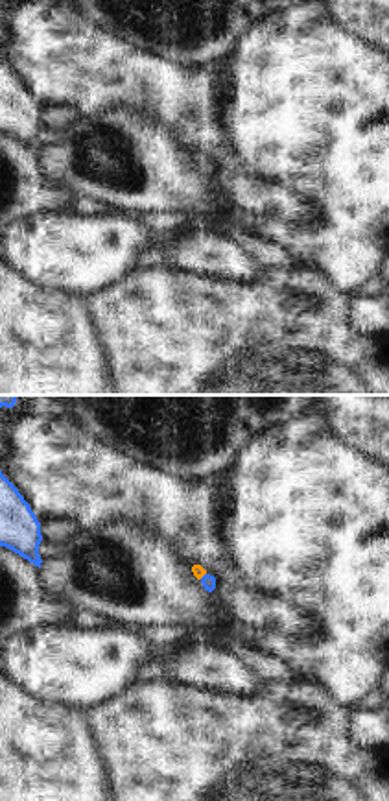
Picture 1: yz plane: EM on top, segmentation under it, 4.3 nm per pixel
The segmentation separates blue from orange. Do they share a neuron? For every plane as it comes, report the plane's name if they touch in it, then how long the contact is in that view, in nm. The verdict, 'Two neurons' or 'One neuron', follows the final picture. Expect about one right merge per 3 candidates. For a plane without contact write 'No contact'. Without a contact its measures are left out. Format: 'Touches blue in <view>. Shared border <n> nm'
Touches blue in yz. Shared border 40 nm.

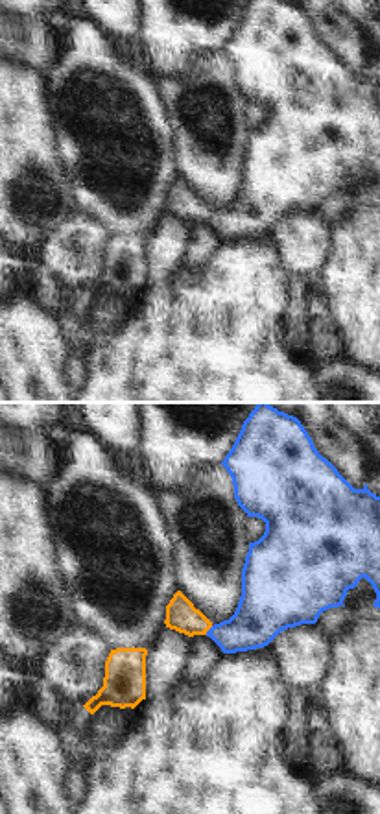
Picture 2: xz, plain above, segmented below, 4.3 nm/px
Touches blue in xz. Shared border 50 nm.

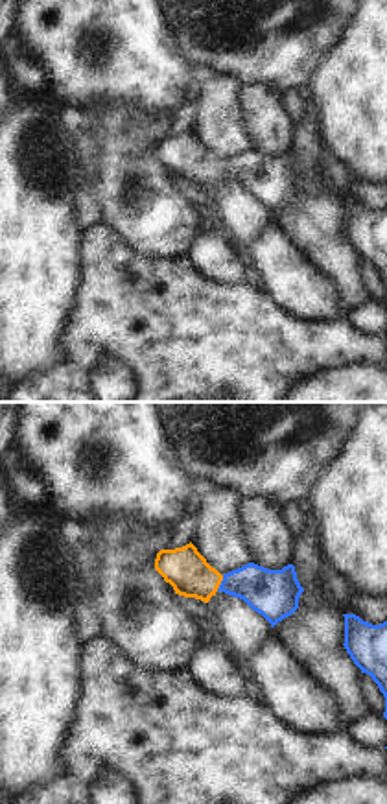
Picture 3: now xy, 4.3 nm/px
Touches blue in xy. Shared border 80 nm.

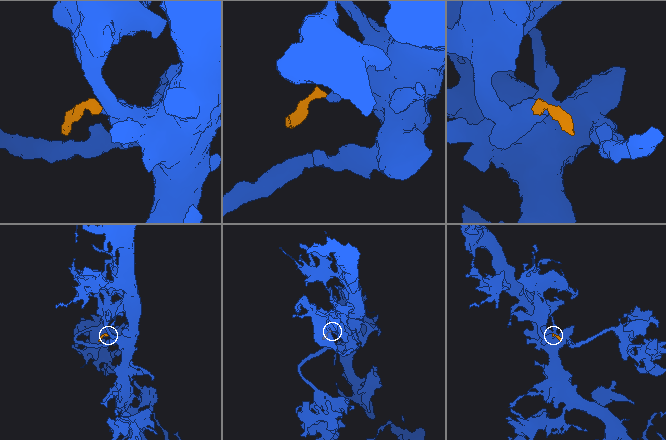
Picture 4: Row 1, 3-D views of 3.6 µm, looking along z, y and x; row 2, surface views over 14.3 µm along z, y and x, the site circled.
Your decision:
One neuron.

